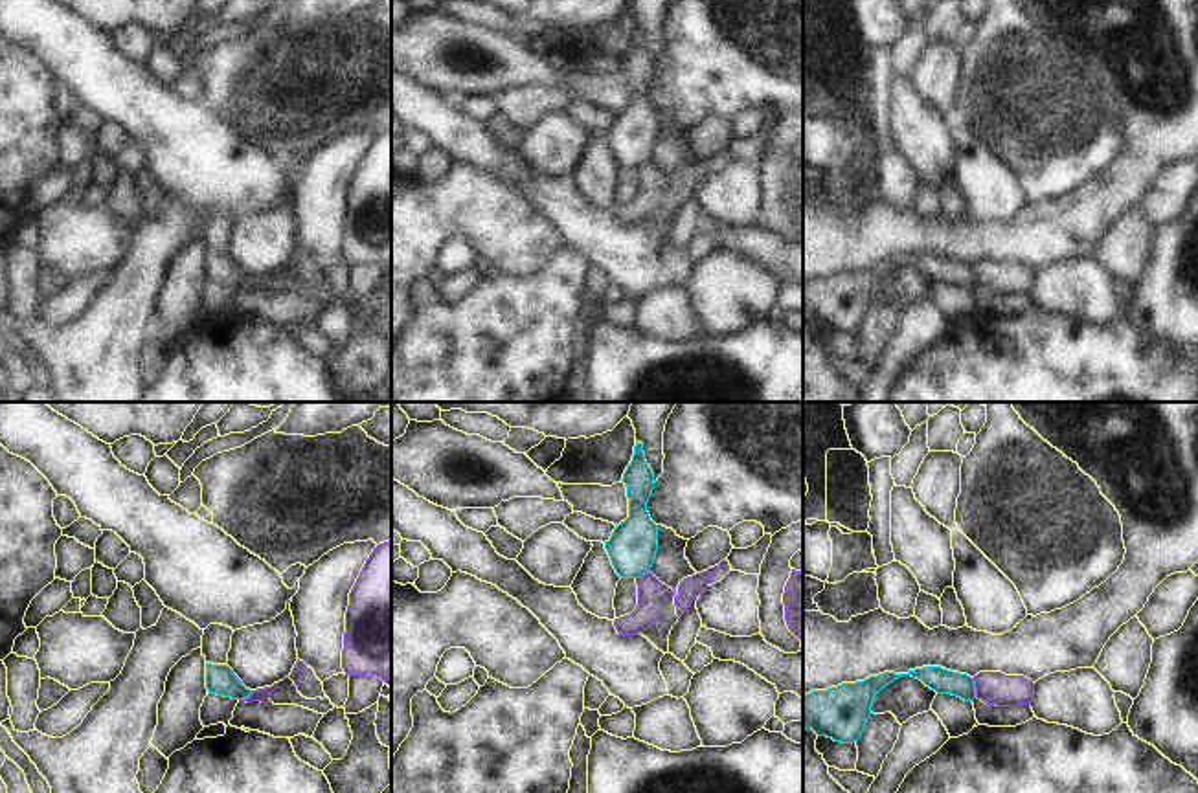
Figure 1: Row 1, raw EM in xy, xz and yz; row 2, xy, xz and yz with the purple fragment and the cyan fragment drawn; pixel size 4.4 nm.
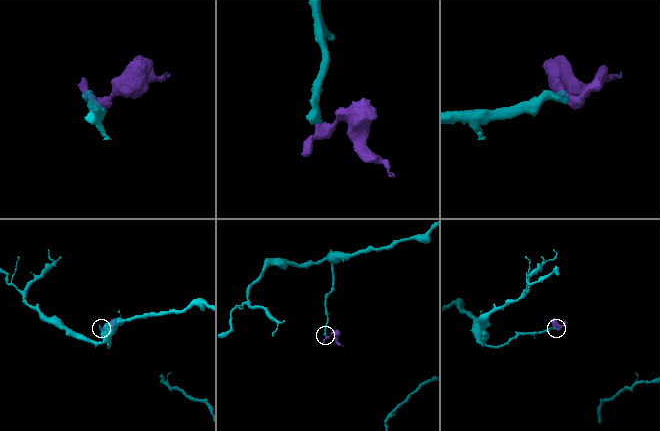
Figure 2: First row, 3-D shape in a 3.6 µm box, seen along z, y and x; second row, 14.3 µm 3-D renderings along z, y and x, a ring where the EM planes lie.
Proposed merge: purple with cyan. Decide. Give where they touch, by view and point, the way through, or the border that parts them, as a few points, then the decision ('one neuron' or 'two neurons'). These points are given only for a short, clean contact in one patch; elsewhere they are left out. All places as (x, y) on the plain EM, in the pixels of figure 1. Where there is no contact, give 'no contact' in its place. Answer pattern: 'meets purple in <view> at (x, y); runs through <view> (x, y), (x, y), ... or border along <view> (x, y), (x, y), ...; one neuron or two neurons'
meets purple in yz at (976, 276); border along yz (971, 267), (976, 285); two neurons

